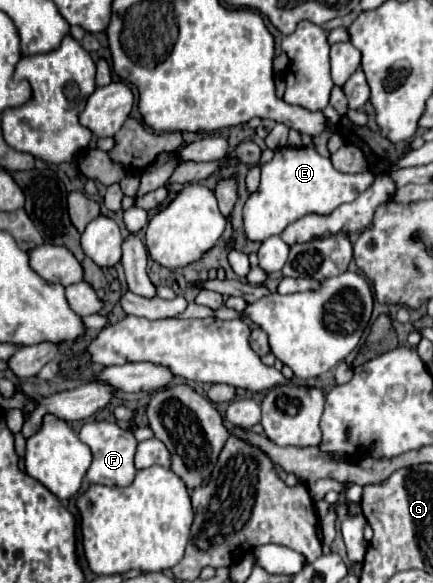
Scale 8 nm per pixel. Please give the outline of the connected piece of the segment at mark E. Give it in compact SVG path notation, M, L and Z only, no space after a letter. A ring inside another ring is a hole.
M278 148L274 158L262 166L262 180L258 192L250 194L244 204L244 228L246 238L252 242L264 242L274 234L282 234L284 228L306 214L332 214L340 204L352 202L358 194L370 188L374 182L372 172L344 174L338 172L330 158L320 156L314 148Z

